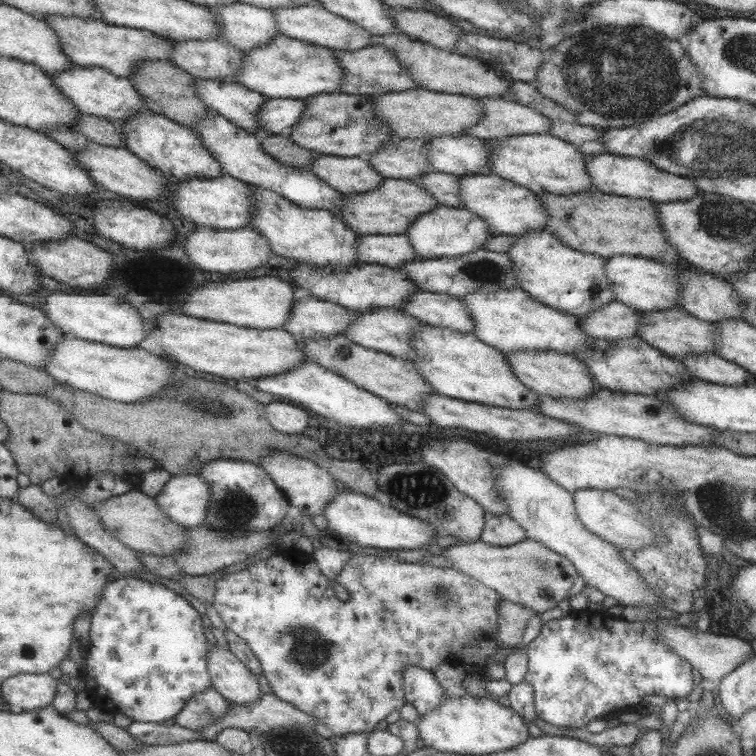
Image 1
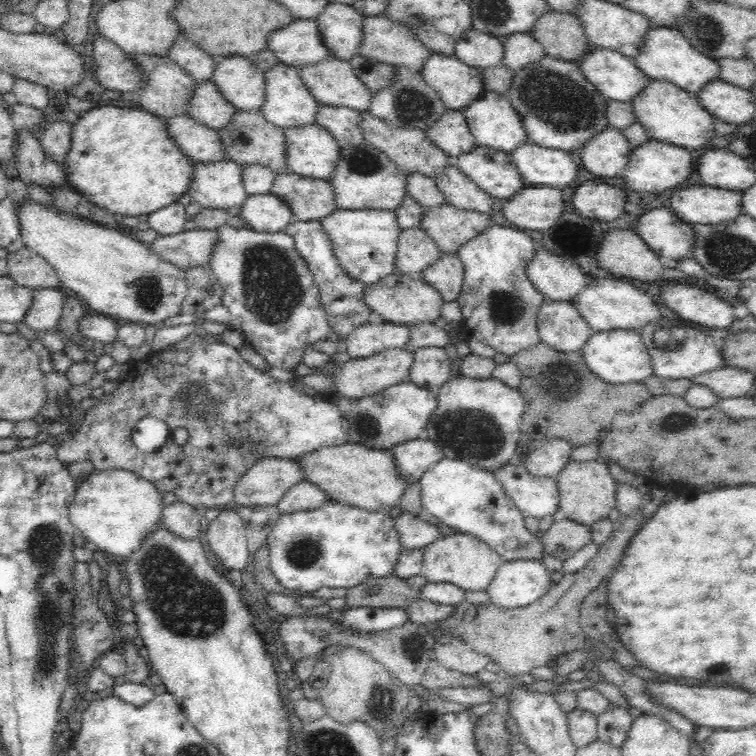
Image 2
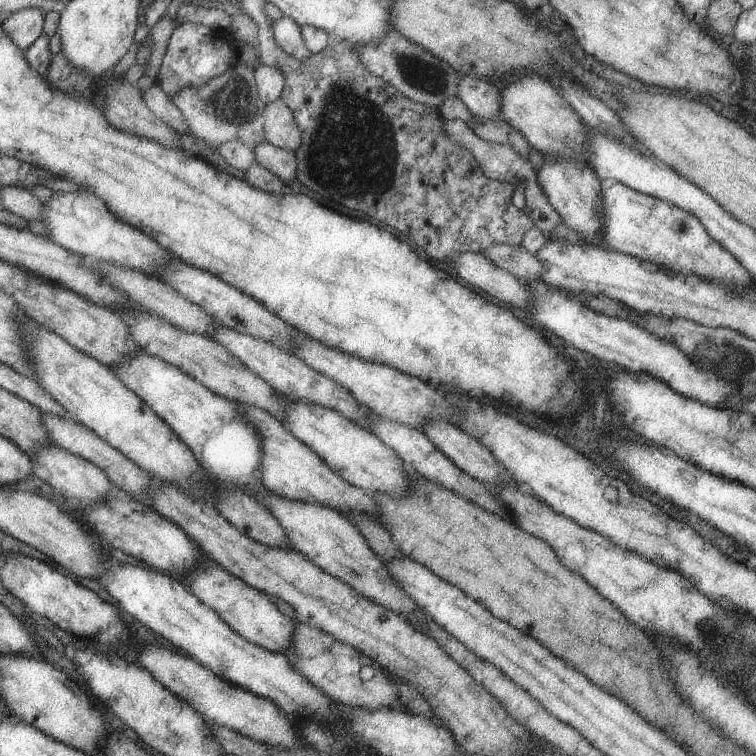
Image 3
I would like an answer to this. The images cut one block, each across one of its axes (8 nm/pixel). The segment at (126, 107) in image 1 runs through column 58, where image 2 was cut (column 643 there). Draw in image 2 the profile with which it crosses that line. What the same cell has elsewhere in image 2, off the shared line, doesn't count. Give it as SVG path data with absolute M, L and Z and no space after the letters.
M592 48L578 60L578 66L586 80L594 84L606 100L632 104L632 98L652 80L632 62L632 58L616 50Z

